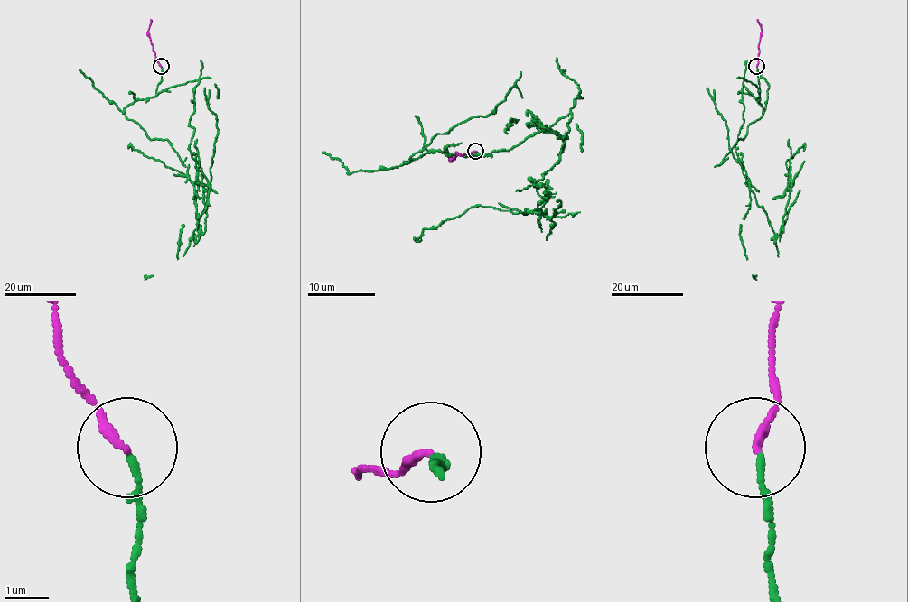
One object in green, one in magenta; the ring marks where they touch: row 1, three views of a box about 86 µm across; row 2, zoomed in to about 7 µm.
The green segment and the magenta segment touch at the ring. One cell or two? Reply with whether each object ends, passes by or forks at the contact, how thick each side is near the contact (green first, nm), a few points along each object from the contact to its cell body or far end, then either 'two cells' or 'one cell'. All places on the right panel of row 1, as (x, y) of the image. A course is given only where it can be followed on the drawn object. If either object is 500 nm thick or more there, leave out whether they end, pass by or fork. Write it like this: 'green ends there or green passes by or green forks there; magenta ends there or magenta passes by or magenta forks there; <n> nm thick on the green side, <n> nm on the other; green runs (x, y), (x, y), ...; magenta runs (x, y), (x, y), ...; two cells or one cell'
green ends there; magenta ends there; 120 nm thick on the green side, 200 nm on the other; green runs (756, 67), (759, 93), (744, 81), (734, 147), (774, 241), (791, 184), (785, 162), (803, 151); magenta runs (756, 66), (761, 32), (756, 19); two cells

